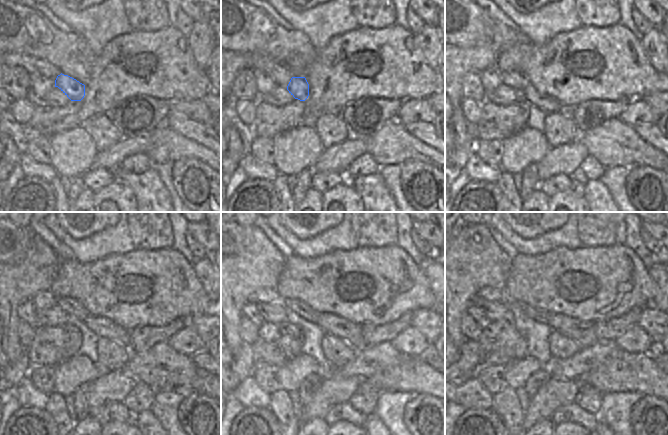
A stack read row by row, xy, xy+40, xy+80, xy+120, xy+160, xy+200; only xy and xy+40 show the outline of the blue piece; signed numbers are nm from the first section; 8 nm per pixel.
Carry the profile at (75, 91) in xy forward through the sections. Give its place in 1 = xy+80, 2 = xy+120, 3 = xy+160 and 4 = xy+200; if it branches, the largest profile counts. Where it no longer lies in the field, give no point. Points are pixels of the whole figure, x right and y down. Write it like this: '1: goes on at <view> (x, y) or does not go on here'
1: goes on at xy+80 (529, 94)
2: goes on at xy+120 (102, 327)
3: goes on at xy+160 (352, 333)
4: goes on at xy+200 (582, 332)

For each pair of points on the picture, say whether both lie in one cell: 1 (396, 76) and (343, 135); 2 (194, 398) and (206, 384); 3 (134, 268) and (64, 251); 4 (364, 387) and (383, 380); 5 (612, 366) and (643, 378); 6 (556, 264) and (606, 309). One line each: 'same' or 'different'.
1: different
2: different
3: different
4: different
5: same
6: same

